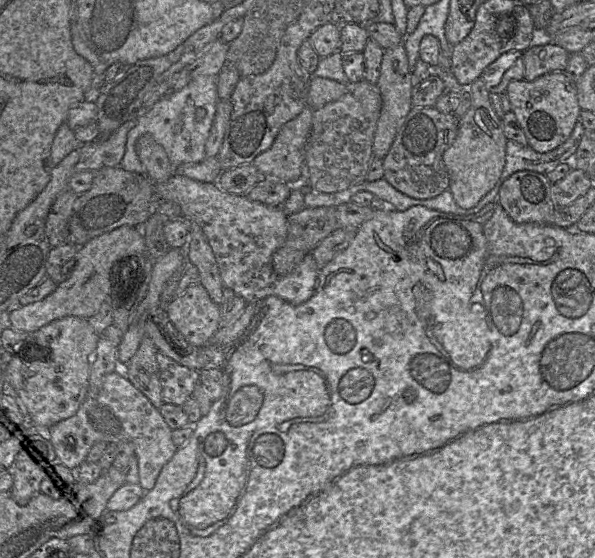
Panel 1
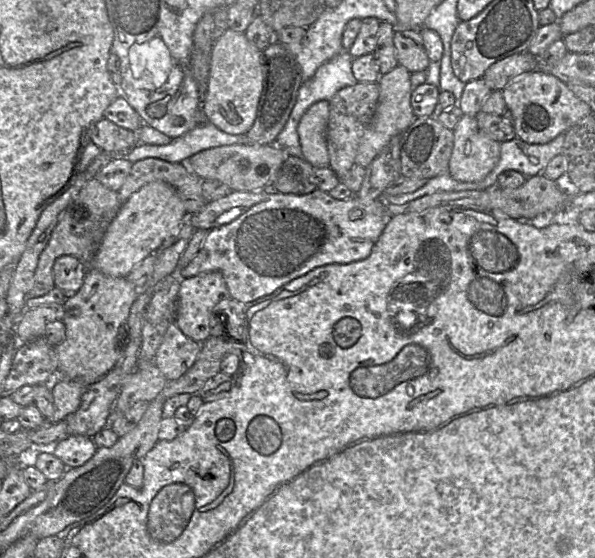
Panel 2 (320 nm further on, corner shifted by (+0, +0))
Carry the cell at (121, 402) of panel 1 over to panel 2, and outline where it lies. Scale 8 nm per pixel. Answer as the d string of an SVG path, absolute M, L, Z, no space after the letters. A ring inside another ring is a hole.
M68 435L51 447L51 453L59 458L66 468L76 468L91 459L96 449L91 438Z

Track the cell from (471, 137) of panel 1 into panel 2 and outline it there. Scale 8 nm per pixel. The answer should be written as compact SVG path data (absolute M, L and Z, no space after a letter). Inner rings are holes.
M462 115L453 129L448 173L460 182L483 180L500 159L500 143L478 126L476 116Z

